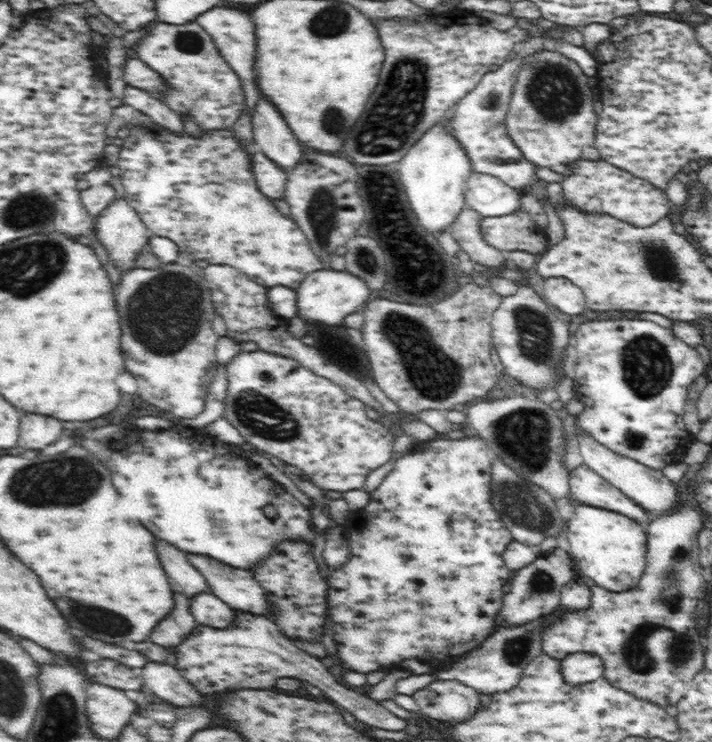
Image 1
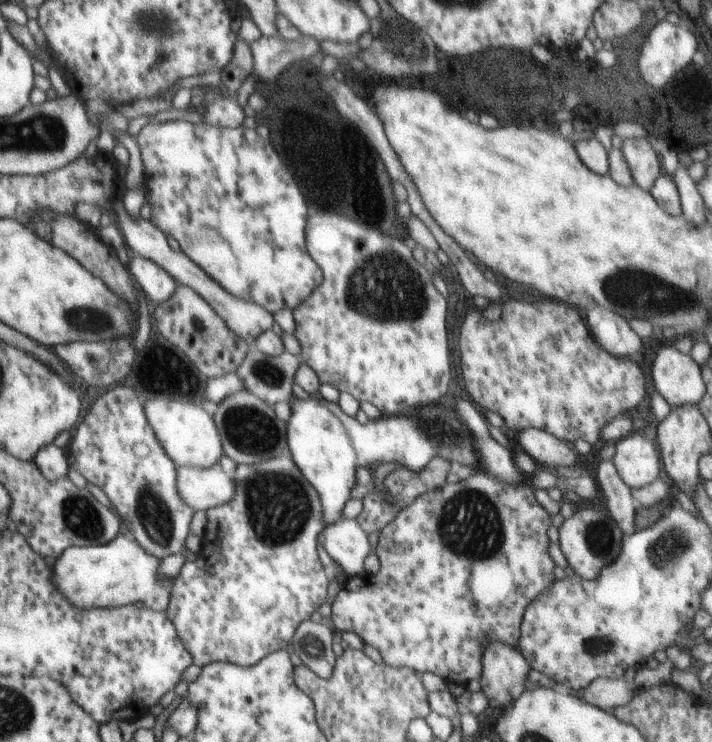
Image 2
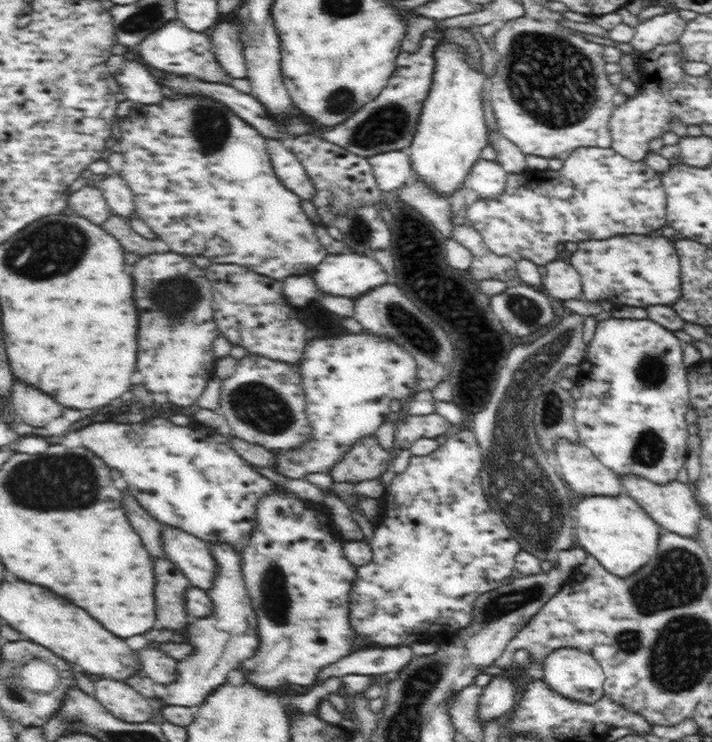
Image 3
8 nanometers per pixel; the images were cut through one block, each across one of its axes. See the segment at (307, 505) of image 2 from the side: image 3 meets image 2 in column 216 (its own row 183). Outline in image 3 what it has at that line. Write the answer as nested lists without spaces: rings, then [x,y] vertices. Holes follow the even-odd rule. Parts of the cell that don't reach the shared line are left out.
[[[580,147],[565,159],[560,170],[507,173],[504,192],[493,199],[477,198],[465,207],[463,221],[472,225],[494,254],[504,258],[530,259],[537,265],[556,260],[557,245],[582,240],[604,240],[620,234],[659,233],[667,225],[667,196],[661,178],[645,162],[634,162],[610,148]]]

